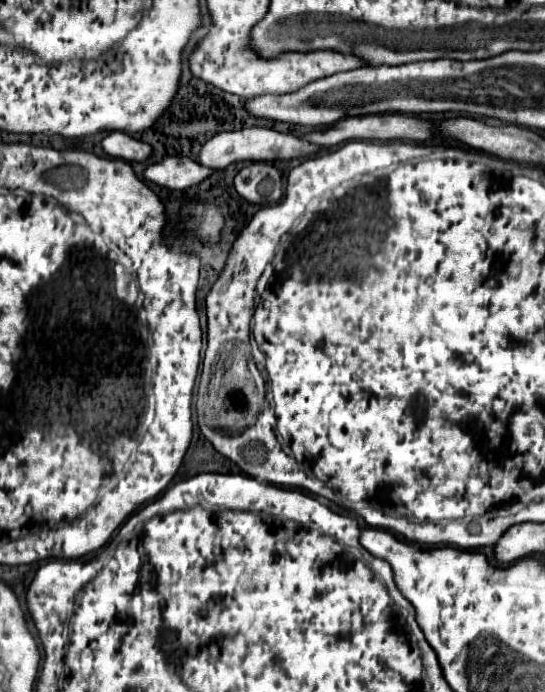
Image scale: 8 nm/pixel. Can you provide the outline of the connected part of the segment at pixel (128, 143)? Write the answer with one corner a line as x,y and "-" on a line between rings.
110,133
108,137
104,137
102,141
102,149
110,155
110,157
118,157
124,161
144,161
150,155
150,145
134,139
126,133

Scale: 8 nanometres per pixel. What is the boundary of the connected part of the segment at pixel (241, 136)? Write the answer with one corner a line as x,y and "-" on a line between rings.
244,127
238,131
224,131
214,135
212,139
208,139
200,153
194,157
196,163
202,163
204,167
210,169
224,169
230,163
236,161
274,161
274,159
292,159
292,157
300,157
300,155
310,155
310,153
318,153
320,147
314,147
310,143
304,143
302,139
294,137
294,135
286,135
286,133
278,133
274,129
268,127

